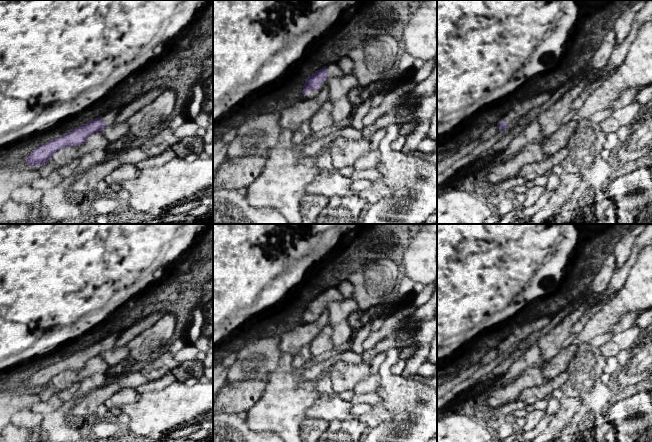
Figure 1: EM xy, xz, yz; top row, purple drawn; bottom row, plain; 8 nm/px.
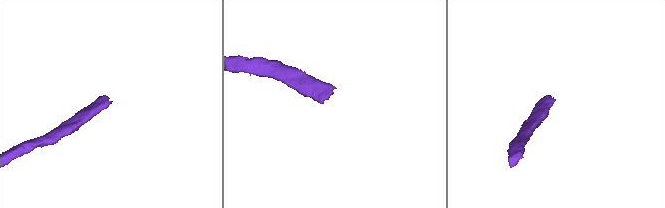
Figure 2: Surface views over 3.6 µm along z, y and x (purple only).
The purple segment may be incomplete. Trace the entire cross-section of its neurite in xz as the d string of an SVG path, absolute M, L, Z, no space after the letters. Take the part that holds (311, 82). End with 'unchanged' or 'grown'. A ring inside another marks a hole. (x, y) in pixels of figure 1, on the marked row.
M330 63L316 71L305 79L302 93L305 98L311 99L317 96L320 90L328 85L328 80L333 77L342 76L344 72L335 63Z; grown

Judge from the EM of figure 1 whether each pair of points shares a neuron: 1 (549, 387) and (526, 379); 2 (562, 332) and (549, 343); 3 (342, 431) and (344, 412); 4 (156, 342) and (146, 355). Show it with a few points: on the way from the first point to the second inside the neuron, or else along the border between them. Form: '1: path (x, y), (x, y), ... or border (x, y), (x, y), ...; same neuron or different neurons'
1: border (548, 379), (540, 385), (526, 388), (520, 394); different neurons
2: path (559, 334), (552, 341); same neuron
3: border (357, 418), (336, 420); different neurons
4: path (153, 345), (146, 352); same neuron

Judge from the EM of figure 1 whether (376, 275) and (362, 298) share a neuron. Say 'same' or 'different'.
same

